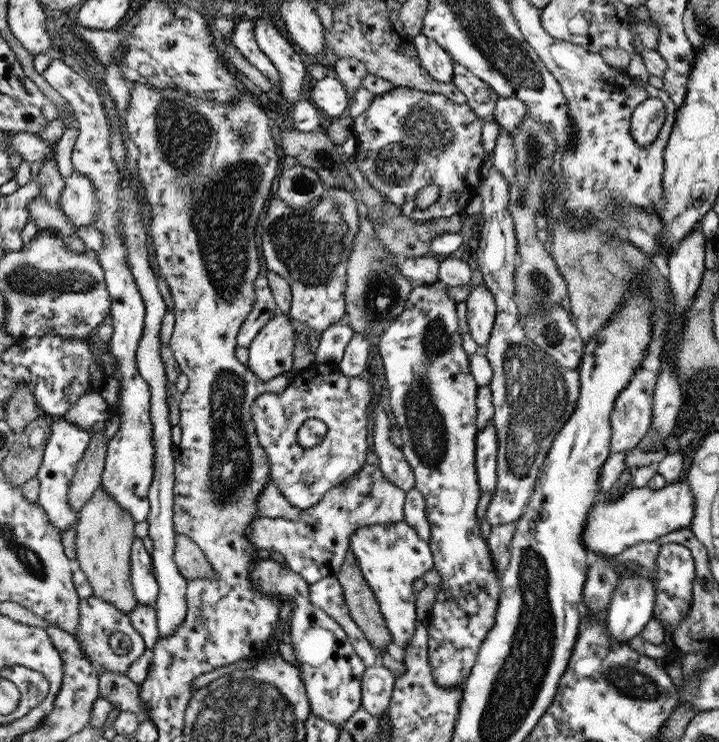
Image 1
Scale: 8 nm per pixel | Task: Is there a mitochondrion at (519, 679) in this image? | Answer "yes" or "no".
yes

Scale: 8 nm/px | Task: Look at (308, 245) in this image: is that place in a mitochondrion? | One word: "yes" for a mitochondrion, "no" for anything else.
yes

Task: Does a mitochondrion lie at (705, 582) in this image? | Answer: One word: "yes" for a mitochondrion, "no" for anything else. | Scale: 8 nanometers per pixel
no

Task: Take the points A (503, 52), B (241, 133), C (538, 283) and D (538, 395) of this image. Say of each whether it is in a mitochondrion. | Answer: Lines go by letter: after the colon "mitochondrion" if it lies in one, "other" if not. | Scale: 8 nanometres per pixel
A: mitochondrion
B: mitochondrion
C: mitochondrion
D: mitochondrion

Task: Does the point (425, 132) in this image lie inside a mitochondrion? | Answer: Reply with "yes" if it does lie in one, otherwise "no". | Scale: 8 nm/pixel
yes

